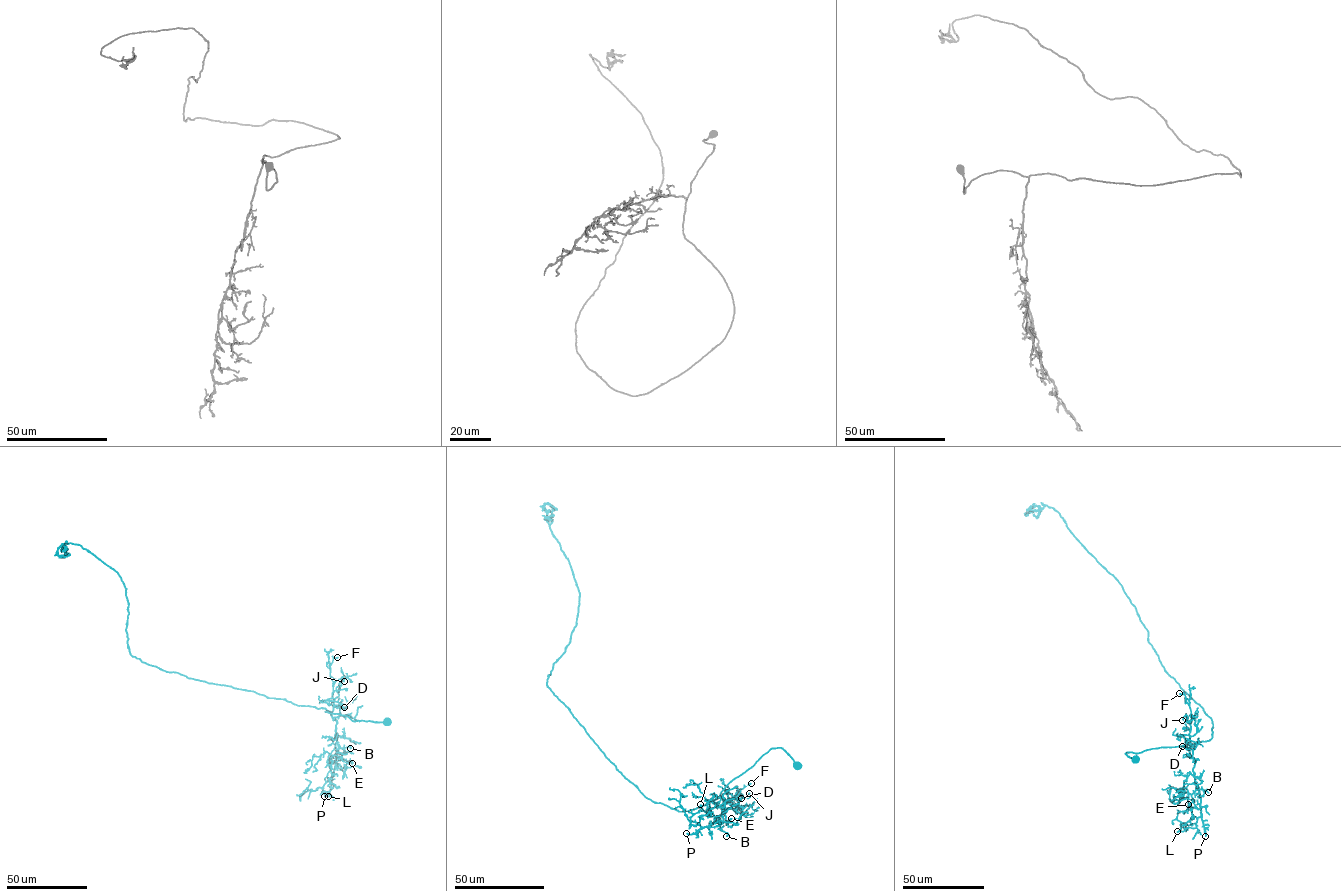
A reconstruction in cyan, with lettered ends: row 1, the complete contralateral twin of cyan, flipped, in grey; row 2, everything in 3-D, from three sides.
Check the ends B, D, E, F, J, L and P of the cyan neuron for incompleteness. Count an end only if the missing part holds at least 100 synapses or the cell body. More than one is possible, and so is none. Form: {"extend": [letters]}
{"extend": ["P"]}

